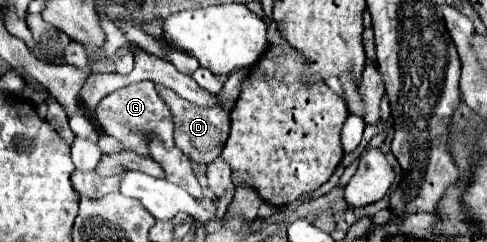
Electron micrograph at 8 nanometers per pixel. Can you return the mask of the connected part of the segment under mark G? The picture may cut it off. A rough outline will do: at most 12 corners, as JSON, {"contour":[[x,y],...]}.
{"contour":[[151,81],[97,105],[107,135],[149,155],[149,135],[173,147],[169,107]]}

